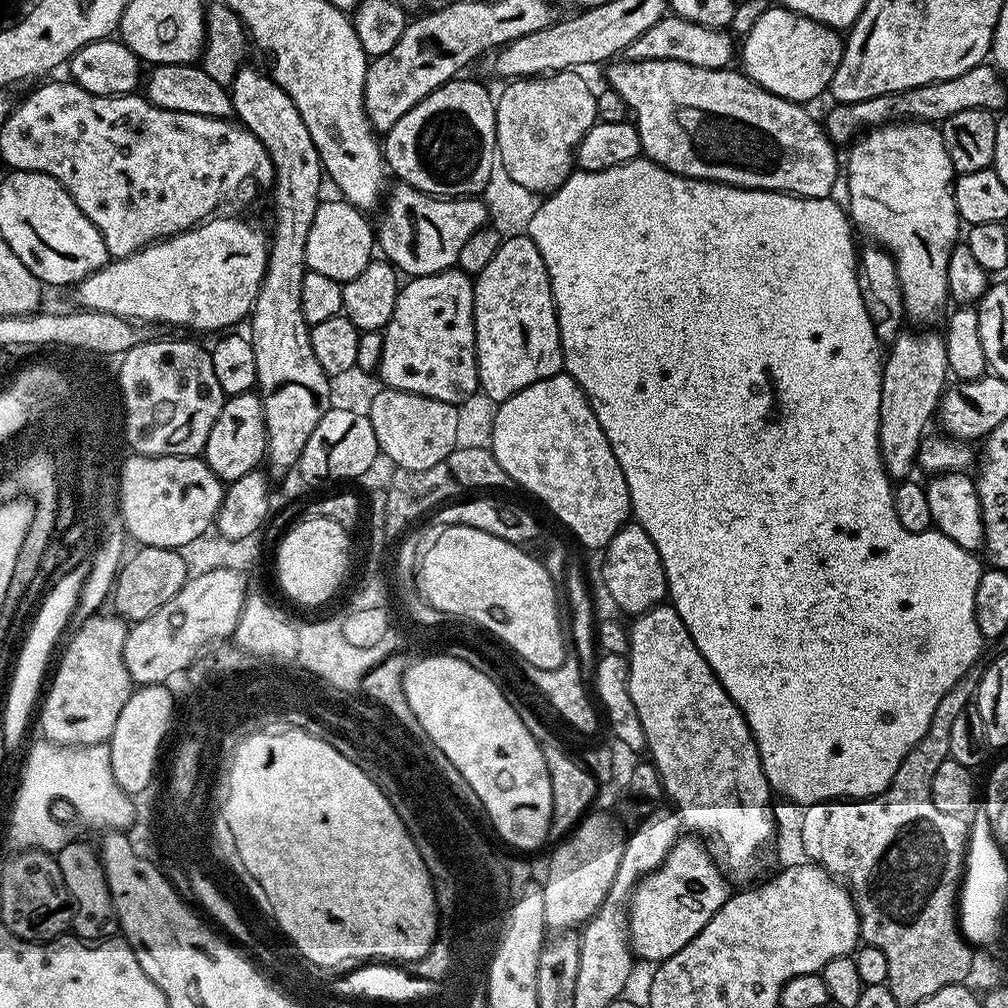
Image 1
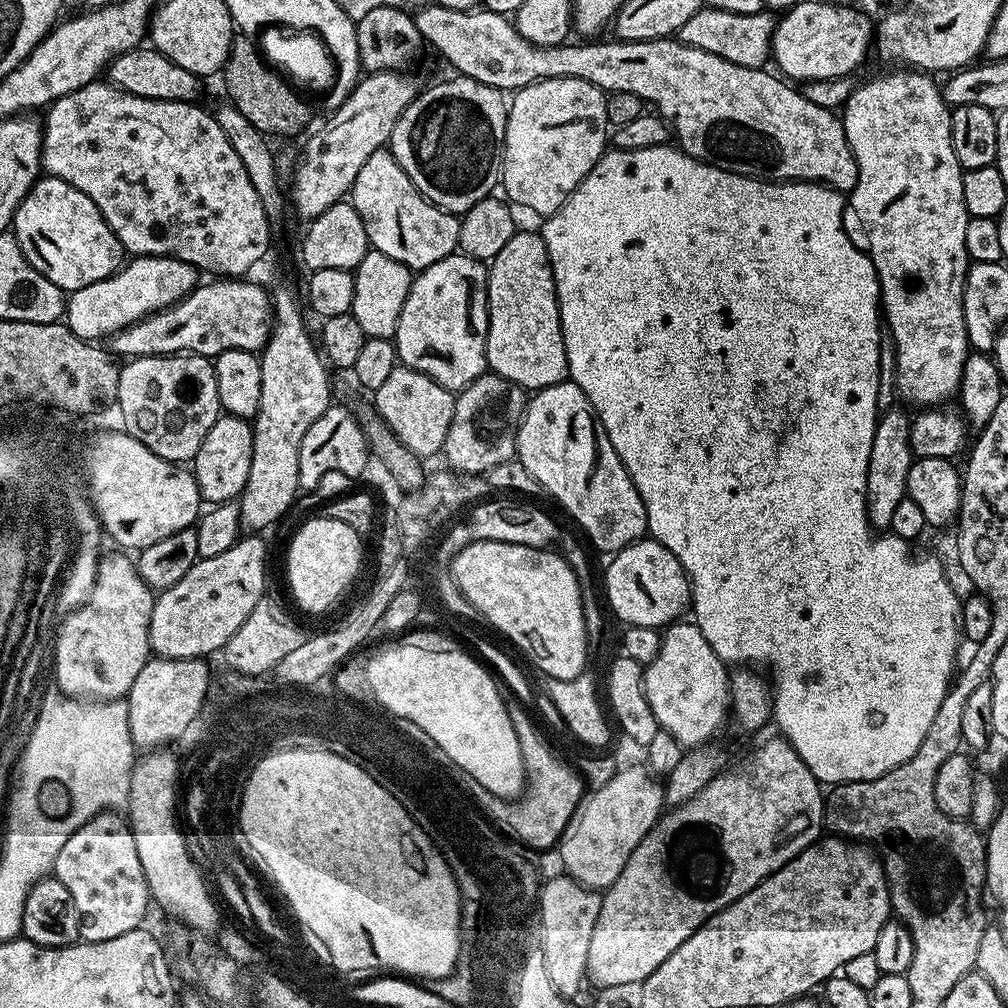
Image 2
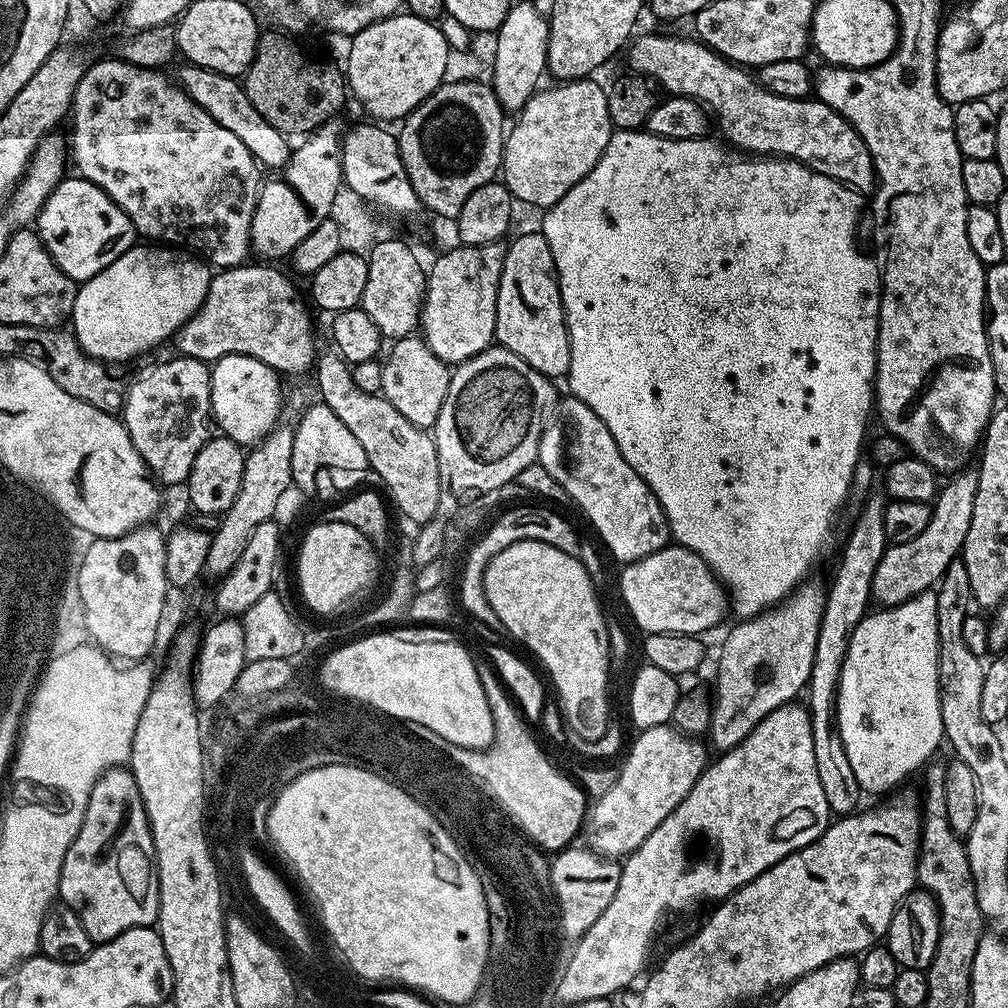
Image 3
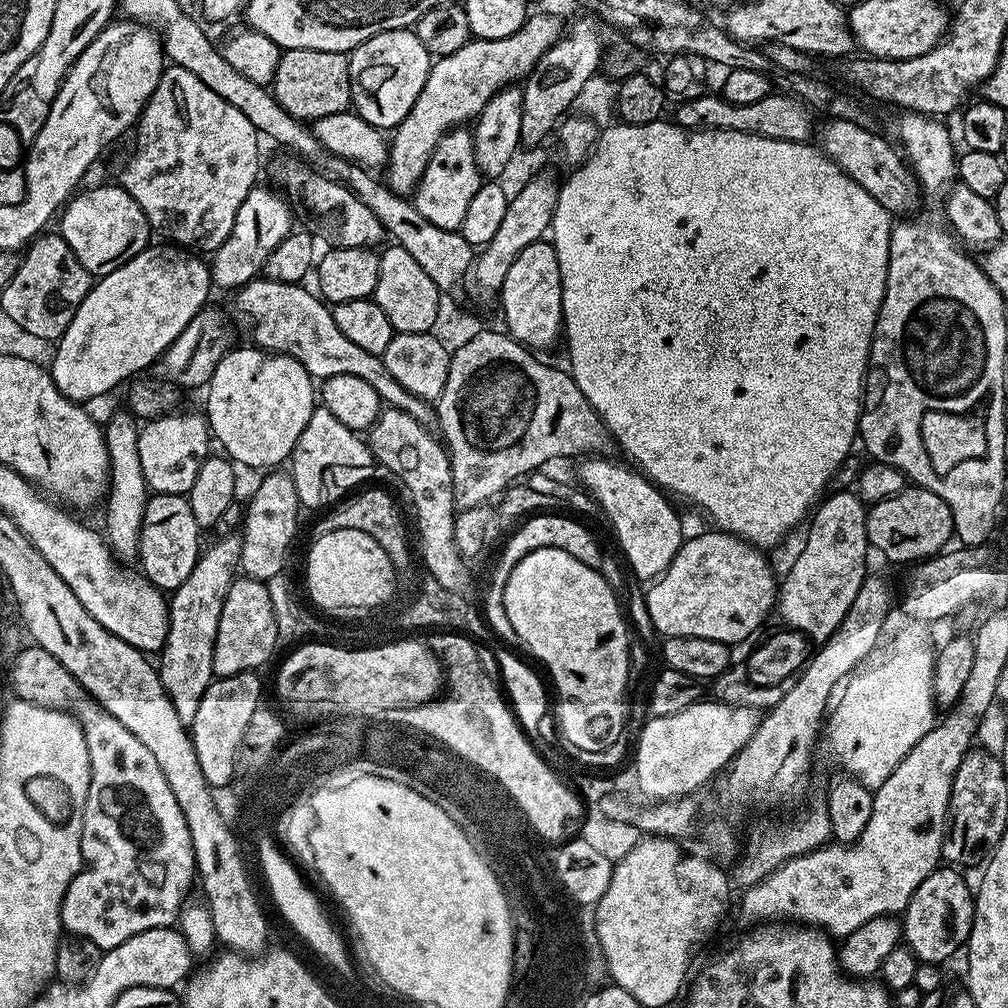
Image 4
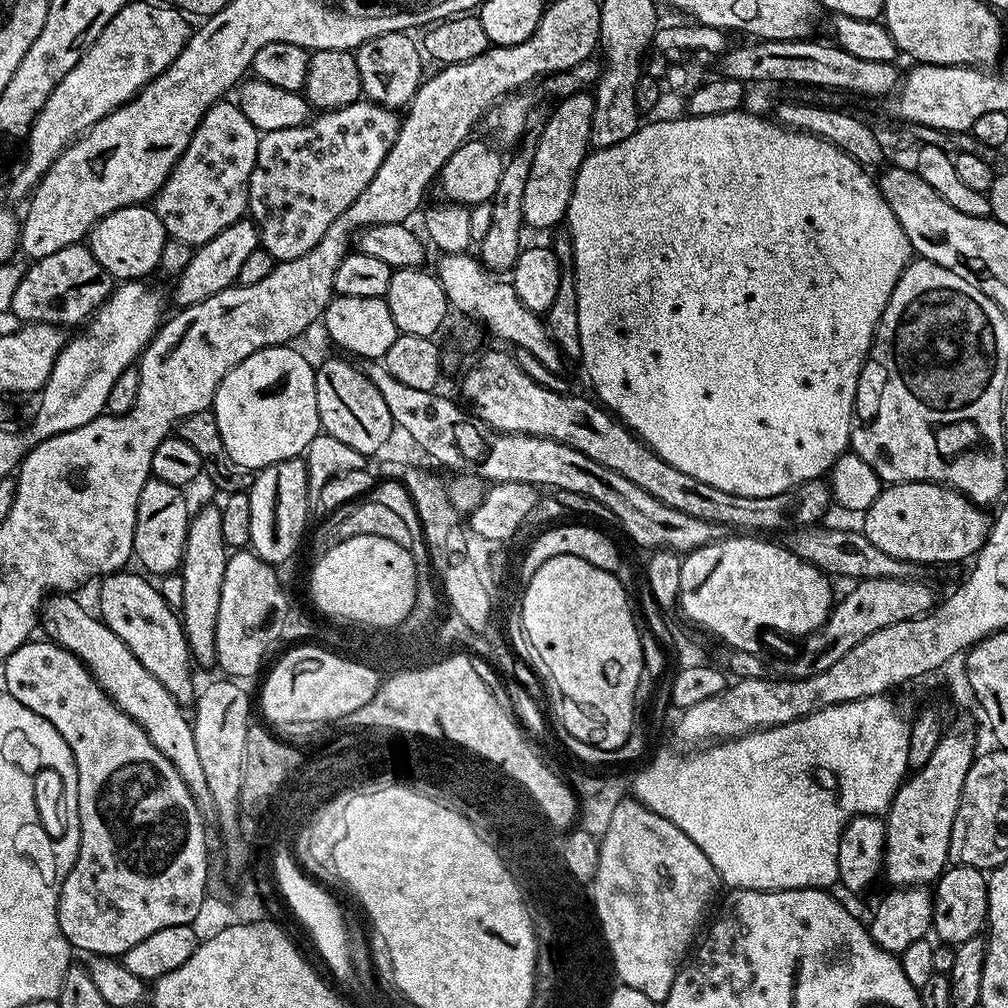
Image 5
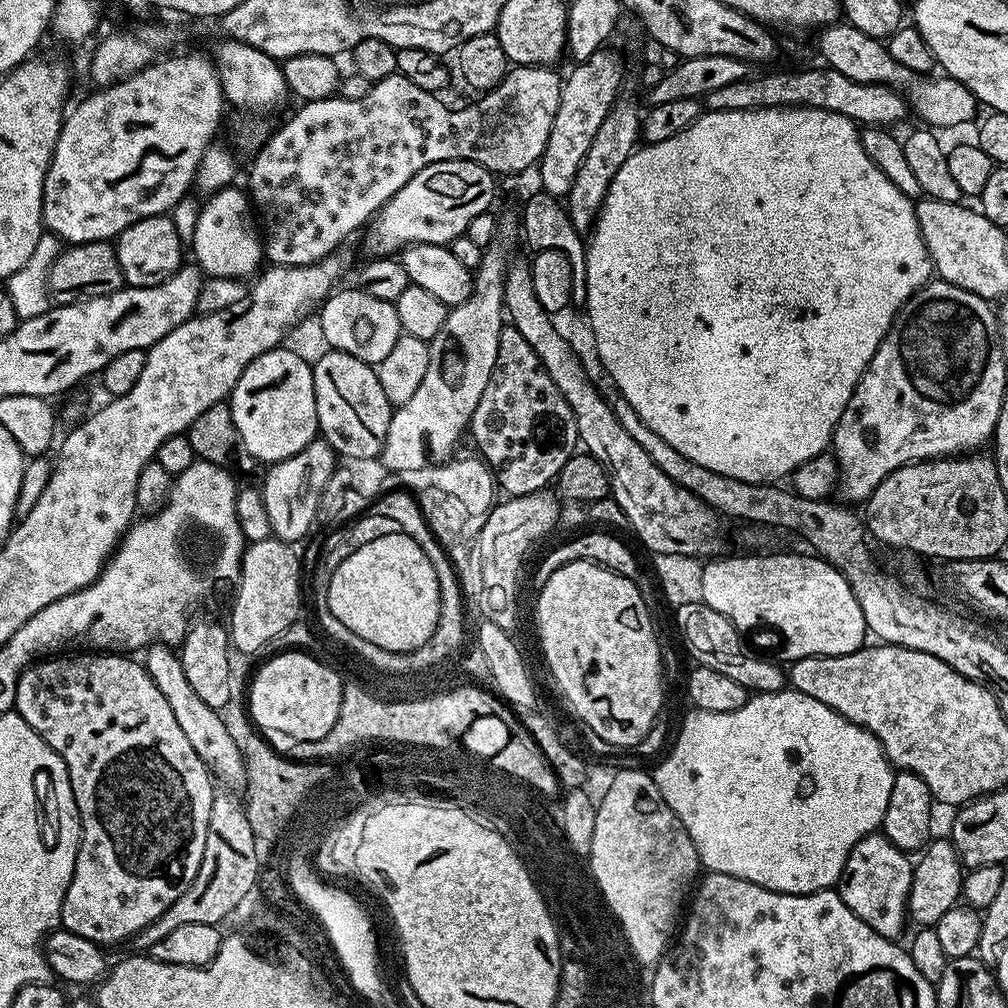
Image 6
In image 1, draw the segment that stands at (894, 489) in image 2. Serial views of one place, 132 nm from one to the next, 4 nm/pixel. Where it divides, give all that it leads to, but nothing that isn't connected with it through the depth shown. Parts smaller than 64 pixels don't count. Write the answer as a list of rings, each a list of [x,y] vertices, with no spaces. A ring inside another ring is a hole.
[[[903,331],[892,341],[888,351],[881,367],[879,454],[889,479],[899,482],[915,469],[916,456],[926,432],[924,428],[937,411],[949,369],[944,339],[939,333]]]

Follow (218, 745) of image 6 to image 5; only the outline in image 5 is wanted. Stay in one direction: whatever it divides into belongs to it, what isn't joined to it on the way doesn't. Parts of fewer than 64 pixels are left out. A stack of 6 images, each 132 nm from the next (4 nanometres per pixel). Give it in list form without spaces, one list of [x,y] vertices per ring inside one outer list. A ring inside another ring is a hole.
[[[128,571],[114,572],[111,576],[99,581],[100,609],[98,609],[98,615],[107,628],[114,630],[114,634],[118,634],[118,638],[122,638],[122,642],[126,642],[126,646],[130,646],[130,654],[134,654],[134,658],[138,658],[138,662],[142,662],[142,666],[146,666],[146,670],[150,670],[150,674],[154,674],[154,678],[158,678],[158,682],[162,682],[162,686],[166,686],[166,690],[170,690],[172,697],[181,706],[191,705],[194,700],[194,688],[192,692],[194,664],[190,659],[188,639],[184,637],[181,617],[178,615],[177,609],[175,612],[164,601],[163,594],[151,584],[153,581],[147,575],[141,574],[139,571],[136,571],[137,573]]]

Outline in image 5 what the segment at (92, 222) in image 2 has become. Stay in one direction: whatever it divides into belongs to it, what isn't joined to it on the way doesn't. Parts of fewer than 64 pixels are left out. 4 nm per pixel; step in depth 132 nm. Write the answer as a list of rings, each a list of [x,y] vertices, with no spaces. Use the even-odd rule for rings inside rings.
[[[131,204],[99,220],[87,237],[86,244],[92,249],[94,258],[98,258],[98,262],[102,262],[104,269],[117,281],[140,282],[159,266],[164,247],[170,244],[170,237],[155,207]]]

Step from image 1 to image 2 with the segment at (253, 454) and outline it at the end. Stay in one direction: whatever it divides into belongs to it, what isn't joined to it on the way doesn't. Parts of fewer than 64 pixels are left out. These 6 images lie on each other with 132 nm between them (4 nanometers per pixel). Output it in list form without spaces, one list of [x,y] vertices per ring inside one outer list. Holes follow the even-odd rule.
[[[222,414],[217,418],[206,438],[202,438],[198,454],[190,462],[190,471],[198,482],[201,501],[212,506],[235,501],[246,486],[246,478],[250,478],[250,458],[253,454],[252,424],[242,416]]]

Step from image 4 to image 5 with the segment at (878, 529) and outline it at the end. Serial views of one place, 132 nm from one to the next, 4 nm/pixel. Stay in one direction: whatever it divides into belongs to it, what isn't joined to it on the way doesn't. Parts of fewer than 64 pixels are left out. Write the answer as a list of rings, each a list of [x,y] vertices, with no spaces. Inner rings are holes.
[[[909,480],[907,484],[894,484],[885,487],[879,498],[863,513],[862,531],[878,550],[899,560],[909,560],[912,564],[956,564],[959,560],[975,557],[988,537],[990,516],[981,505],[968,497],[942,484],[930,484],[927,480]]]

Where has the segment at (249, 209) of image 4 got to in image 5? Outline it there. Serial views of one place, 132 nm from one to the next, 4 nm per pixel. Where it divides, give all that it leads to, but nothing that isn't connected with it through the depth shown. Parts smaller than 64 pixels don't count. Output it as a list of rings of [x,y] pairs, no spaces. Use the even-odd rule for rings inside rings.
[[[251,219],[235,220],[222,234],[218,234],[210,242],[199,245],[196,252],[188,260],[180,281],[176,284],[176,300],[180,308],[188,308],[198,302],[206,302],[206,298],[214,298],[222,290],[233,287],[240,279],[240,271],[246,263],[246,258],[254,254],[261,243],[257,225]]]

